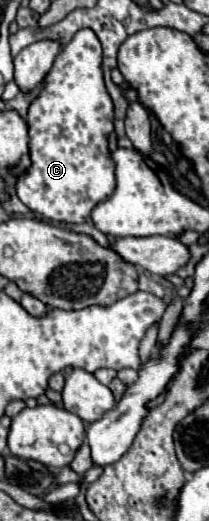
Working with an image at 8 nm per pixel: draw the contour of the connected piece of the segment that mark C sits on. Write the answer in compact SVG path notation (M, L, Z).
M80 30L58 54L44 80L40 96L30 104L32 166L18 176L20 200L56 222L84 222L92 208L106 200L116 186L108 134L114 130L114 108L102 78L102 46L92 30Z

